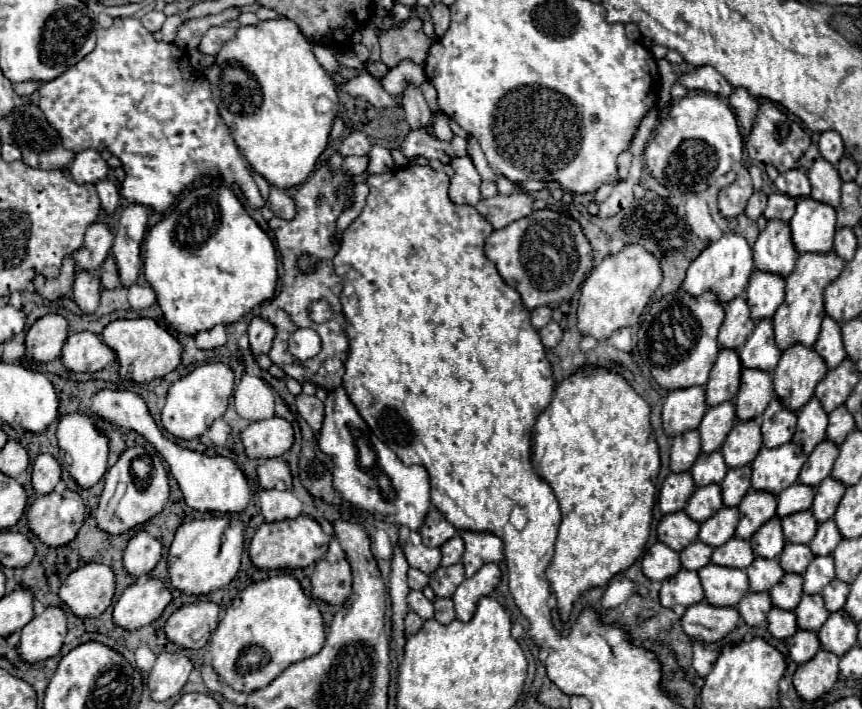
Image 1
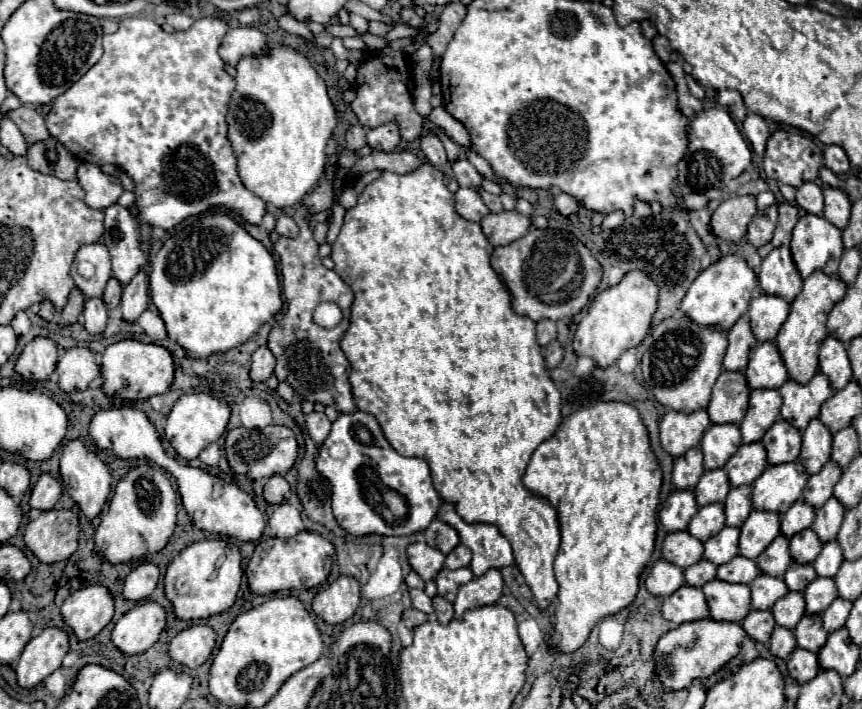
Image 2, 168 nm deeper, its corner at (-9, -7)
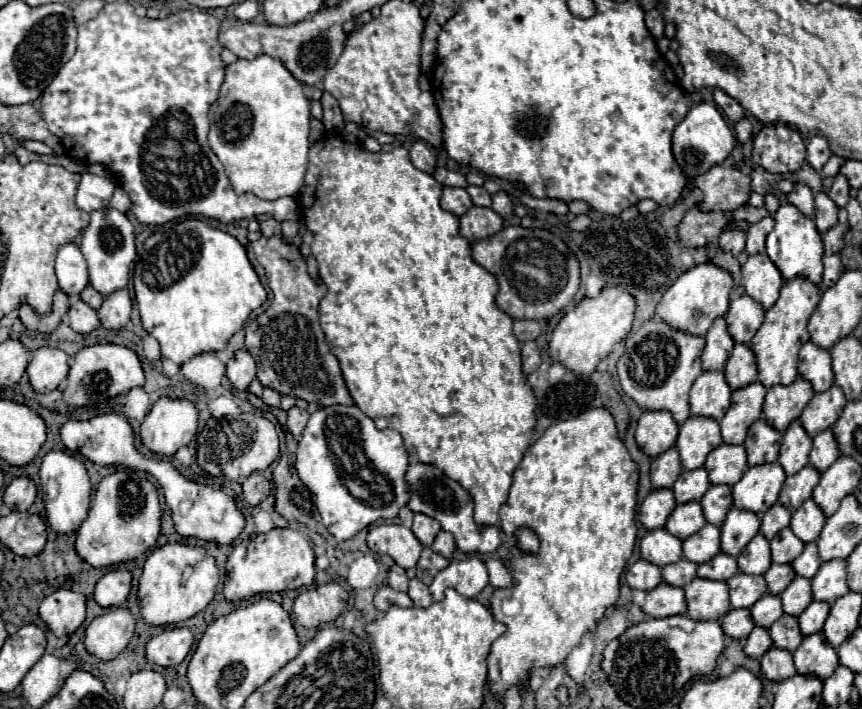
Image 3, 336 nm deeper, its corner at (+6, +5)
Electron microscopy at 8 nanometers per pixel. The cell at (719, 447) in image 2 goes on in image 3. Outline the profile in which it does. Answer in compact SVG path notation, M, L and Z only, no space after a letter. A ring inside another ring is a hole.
M689 417L679 425L679 437L675 447L681 455L683 469L699 469L705 457L723 443L719 423L707 417Z

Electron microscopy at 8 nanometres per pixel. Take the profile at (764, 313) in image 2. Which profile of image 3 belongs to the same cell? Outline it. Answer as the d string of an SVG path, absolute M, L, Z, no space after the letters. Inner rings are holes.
M741 295L731 299L729 311L725 315L727 331L735 343L749 345L757 329L761 327L765 311L759 303L755 303L749 295Z

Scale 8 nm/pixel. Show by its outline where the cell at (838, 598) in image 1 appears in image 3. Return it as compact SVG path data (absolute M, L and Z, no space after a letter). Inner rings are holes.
M813 601L799 617L799 629L801 629L801 635L807 637L811 633L819 633L823 629L823 623L829 615L829 605L825 605L823 601Z

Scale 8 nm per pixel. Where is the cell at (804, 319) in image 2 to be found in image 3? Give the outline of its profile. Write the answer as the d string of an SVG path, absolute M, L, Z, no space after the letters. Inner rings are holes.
M795 277L787 281L781 289L779 299L775 305L765 313L765 321L751 339L751 349L757 361L757 381L763 383L767 389L773 385L791 385L797 379L797 353L801 345L809 341L807 323L813 311L817 309L821 291L811 281Z

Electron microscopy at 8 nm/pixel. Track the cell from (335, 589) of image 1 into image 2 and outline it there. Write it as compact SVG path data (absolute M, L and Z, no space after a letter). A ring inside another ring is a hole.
M340 575L336 581L322 587L312 601L314 613L326 623L344 623L354 615L358 605L360 583L348 575Z

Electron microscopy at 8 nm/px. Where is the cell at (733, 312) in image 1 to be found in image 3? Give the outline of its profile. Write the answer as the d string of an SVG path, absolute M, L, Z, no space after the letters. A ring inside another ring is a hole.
M719 317L717 321L713 321L711 329L705 335L705 349L701 355L701 363L705 371L723 371L725 369L725 361L729 357L729 353L733 351L733 339L727 333L727 325L725 319Z

